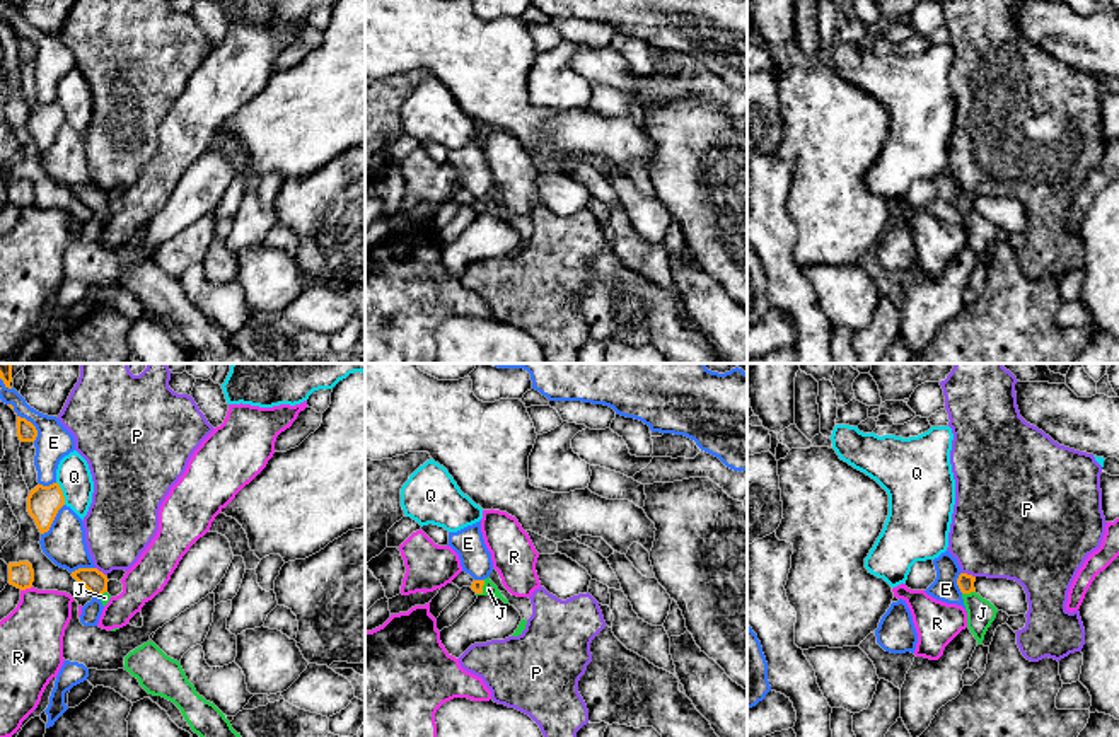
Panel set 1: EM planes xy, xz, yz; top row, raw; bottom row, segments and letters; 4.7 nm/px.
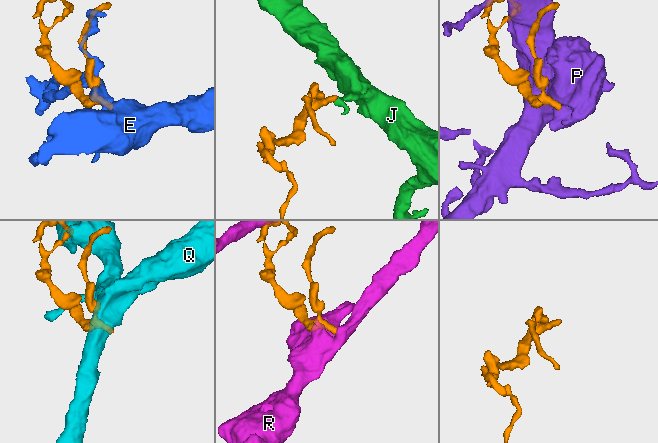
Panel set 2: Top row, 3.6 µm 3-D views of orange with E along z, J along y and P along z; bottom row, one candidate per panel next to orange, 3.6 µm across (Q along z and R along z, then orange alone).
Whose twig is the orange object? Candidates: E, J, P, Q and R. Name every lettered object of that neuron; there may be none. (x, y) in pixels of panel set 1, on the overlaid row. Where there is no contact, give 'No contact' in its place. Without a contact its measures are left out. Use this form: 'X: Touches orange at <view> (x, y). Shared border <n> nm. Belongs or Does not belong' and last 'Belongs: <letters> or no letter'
E: Touches orange at xy (33, 425). Shared border 170 nm. Does not belong
J: Touches orange at yz (968, 592). Shared border 70 nm. Belongs
P: Touches orange at yz (969, 575). Shared border 70 nm. Does not belong
Q: Touches orange at xy (62, 493). Shared border 120 nm. Does not belong
R: Touches orange at xy (26, 587). Shared border 60 nm. Does not belong
Belongs: J

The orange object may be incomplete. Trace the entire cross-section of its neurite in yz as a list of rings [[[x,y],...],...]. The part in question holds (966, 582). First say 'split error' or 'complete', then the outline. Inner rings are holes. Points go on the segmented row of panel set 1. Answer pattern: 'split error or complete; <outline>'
split error; [[[960,573],[957,585],[962,592],[964,606],[967,611],[967,628],[983,643],[984,635],[996,618],[998,609],[986,599],[983,599],[974,589],[976,577]]]

